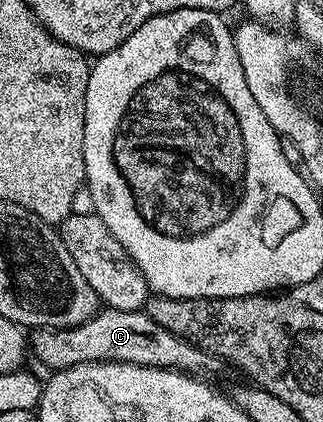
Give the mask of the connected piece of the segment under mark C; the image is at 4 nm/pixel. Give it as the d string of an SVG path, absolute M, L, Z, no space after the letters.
M101 309L88 322L80 326L65 326L63 328L36 328L30 334L30 350L34 355L35 361L48 365L55 372L65 370L78 364L87 362L129 362L135 366L163 366L169 370L178 370L190 373L194 376L208 376L204 374L216 374L222 369L219 358L215 358L210 352L174 336L172 332L166 332L162 324L154 324L150 316L143 310L109 310Z

